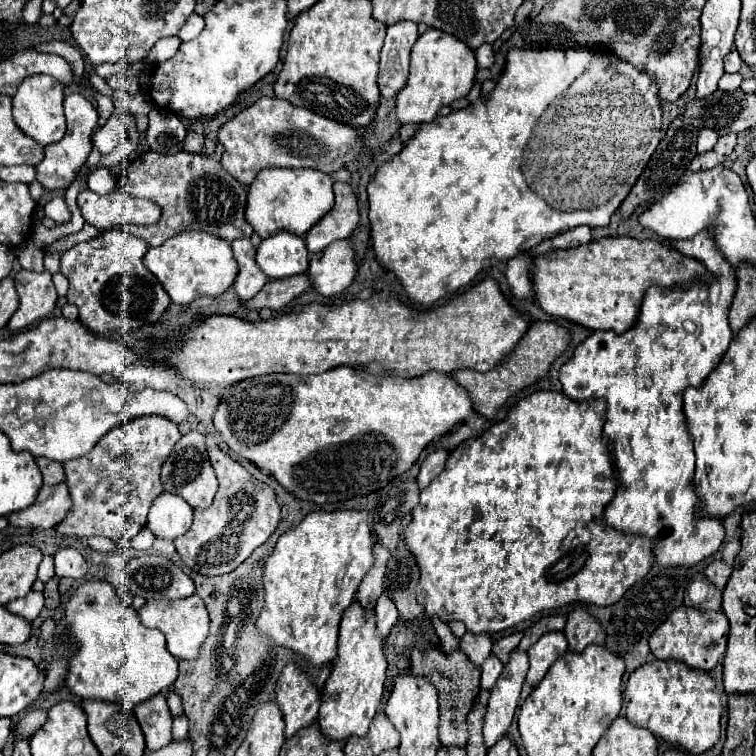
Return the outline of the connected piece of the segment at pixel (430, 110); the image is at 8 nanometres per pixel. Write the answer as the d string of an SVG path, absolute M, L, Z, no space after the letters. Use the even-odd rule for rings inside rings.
M428 28L410 52L410 78L408 84L396 96L396 118L400 124L424 124L432 122L440 108L450 106L456 100L468 96L476 76L474 52L458 38L442 34L442 30Z

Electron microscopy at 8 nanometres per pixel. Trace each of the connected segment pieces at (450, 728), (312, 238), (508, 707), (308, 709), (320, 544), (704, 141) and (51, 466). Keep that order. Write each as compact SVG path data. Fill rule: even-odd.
M416 648L416 650L412 650L412 676L426 678L438 690L438 698L440 698L440 726L438 726L438 730L440 730L442 746L464 748L468 744L466 716L472 710L472 704L480 692L480 670L468 660L468 656L462 650L444 654L438 648L432 648L426 652L420 652Z
M334 182L336 204L322 216L306 234L306 248L310 254L316 254L330 246L336 240L348 240L358 226L358 202L352 188L346 182Z
M514 650L498 682L490 690L490 702L484 718L484 744L492 748L510 728L520 700L520 690L528 672L528 654Z
M288 664L282 670L280 680L276 682L274 700L286 722L286 738L292 738L298 730L308 728L318 718L320 692L294 664Z
M310 512L296 528L280 536L274 552L266 558L262 568L264 586L264 608L256 620L256 630L260 636L270 640L274 646L282 646L294 654L308 660L310 666L320 668L336 658L338 624L342 614L352 606L358 586L362 584L368 568L372 566L372 532L368 526L366 512ZM300 628L314 628L314 642Z
M712 130L700 132L700 138L698 138L698 154L704 154L704 152L712 150L714 144L716 144L716 140L718 140L718 134L716 132L712 132Z
M44 462L42 466L42 476L44 476L44 484L46 486L56 486L64 480L64 472L62 472L62 464L60 462Z

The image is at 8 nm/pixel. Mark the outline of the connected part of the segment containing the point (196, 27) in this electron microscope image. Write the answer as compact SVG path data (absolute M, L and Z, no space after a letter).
M190 14L184 22L184 26L180 28L178 38L180 40L194 40L202 32L202 28L204 28L204 20L198 14Z

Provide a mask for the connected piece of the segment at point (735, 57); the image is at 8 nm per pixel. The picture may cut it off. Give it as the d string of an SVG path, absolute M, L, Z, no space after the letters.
M732 50L732 52L724 58L724 70L730 72L730 74L734 74L734 72L740 70L740 66L742 66L742 58L740 58L740 54L738 54L736 50Z

